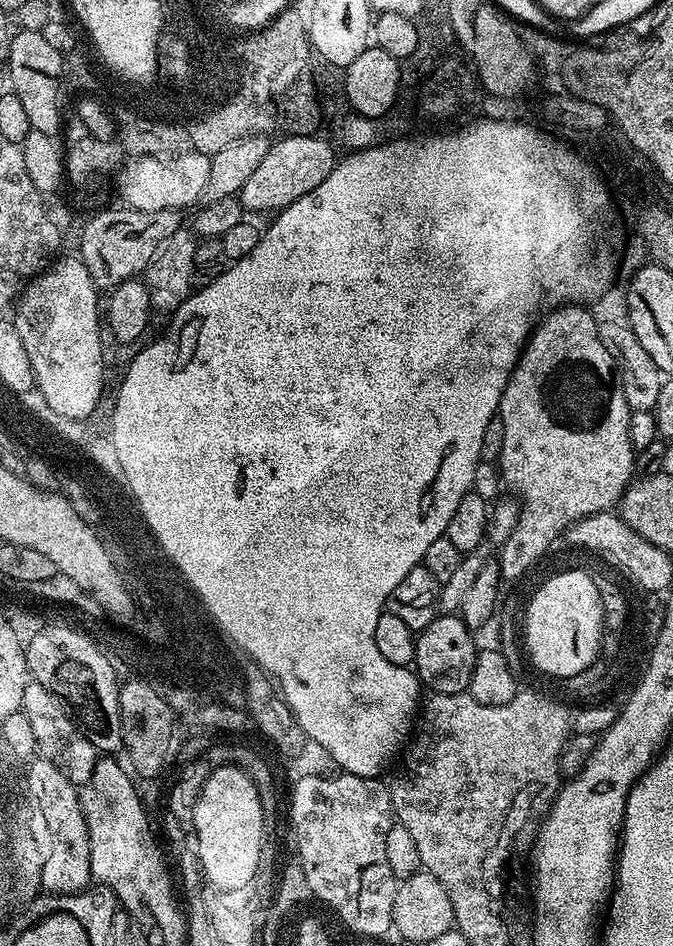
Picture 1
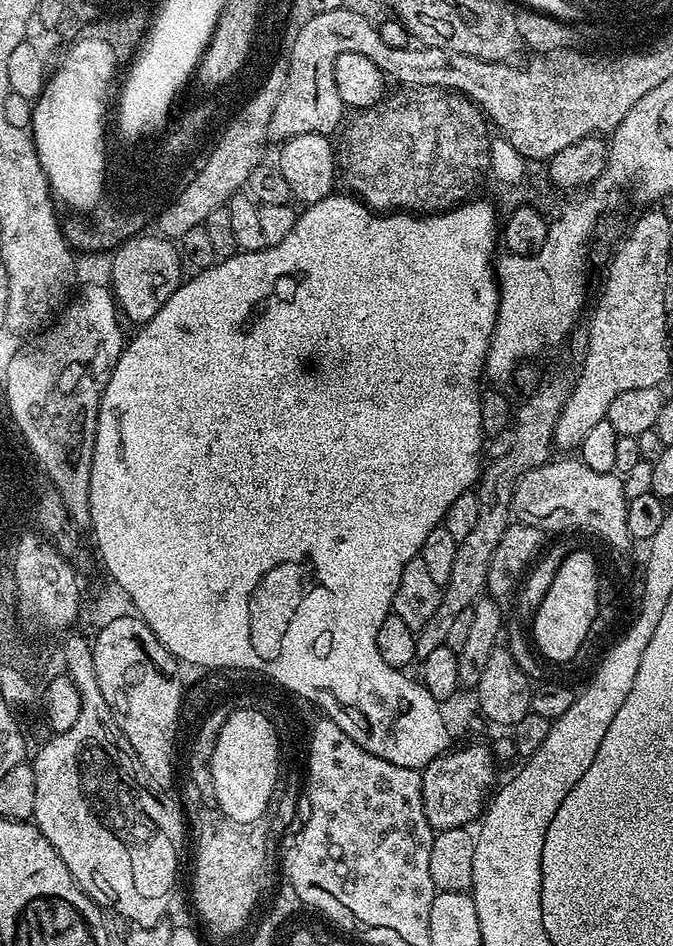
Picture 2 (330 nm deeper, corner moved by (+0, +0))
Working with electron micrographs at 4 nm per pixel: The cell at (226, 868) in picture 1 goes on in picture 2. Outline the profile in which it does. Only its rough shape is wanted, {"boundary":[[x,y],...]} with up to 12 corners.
{"boundary":[[241,710],[218,734],[210,792],[235,820],[264,808],[276,736]]}

